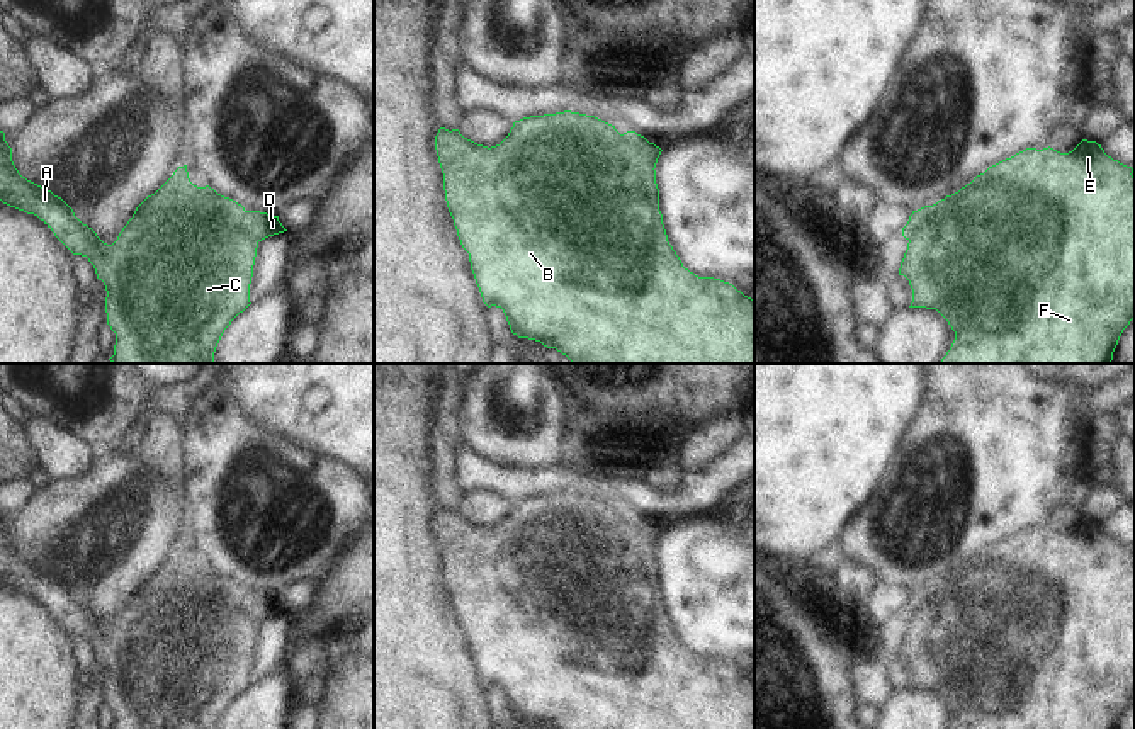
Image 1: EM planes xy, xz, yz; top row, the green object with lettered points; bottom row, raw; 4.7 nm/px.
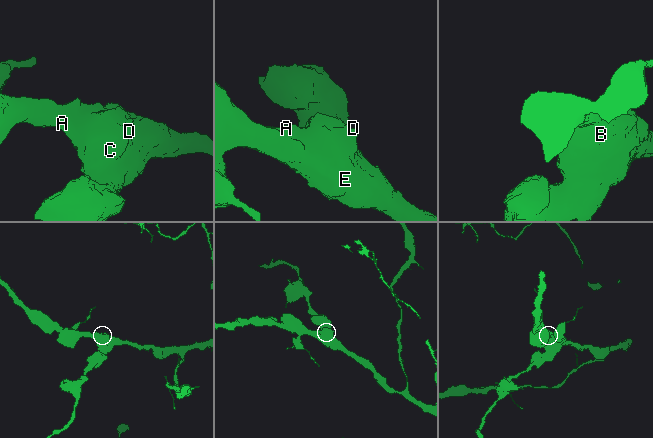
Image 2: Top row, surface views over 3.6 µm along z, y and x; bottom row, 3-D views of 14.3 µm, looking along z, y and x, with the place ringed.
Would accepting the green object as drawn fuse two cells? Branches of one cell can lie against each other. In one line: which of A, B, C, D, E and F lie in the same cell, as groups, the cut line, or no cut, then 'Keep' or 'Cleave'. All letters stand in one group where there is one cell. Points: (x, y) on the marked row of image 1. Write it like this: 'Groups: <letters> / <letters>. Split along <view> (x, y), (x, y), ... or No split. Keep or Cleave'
Groups: A B C D E F. No split. Keep

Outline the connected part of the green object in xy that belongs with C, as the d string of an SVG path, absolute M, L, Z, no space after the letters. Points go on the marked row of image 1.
M3 131L0 201L37 216L73 255L93 265L107 291L107 325L116 333L112 364L214 364L224 330L251 304L258 243L287 231L279 216L246 211L209 185L194 185L184 165L136 207L117 240L107 245L61 197L19 173Z

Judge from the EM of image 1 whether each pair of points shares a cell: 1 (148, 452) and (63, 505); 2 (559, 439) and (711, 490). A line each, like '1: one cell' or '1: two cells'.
1: two cells
2: two cells

